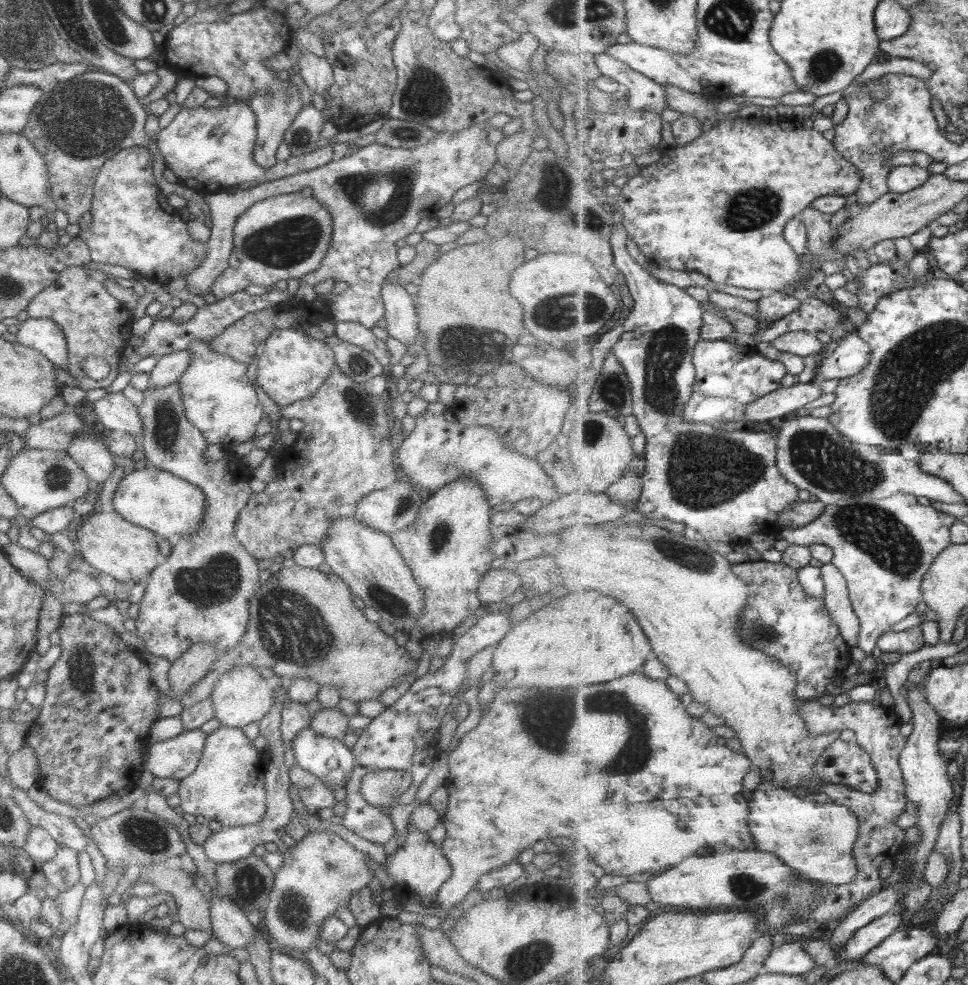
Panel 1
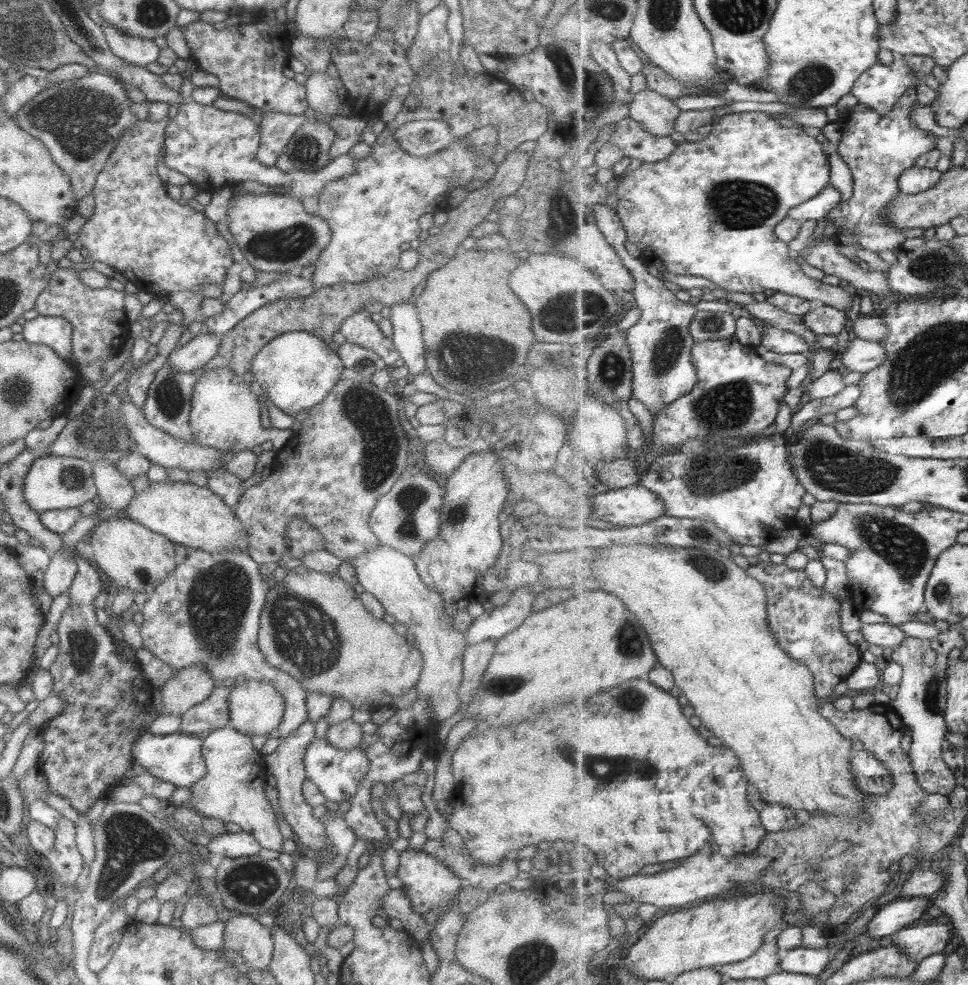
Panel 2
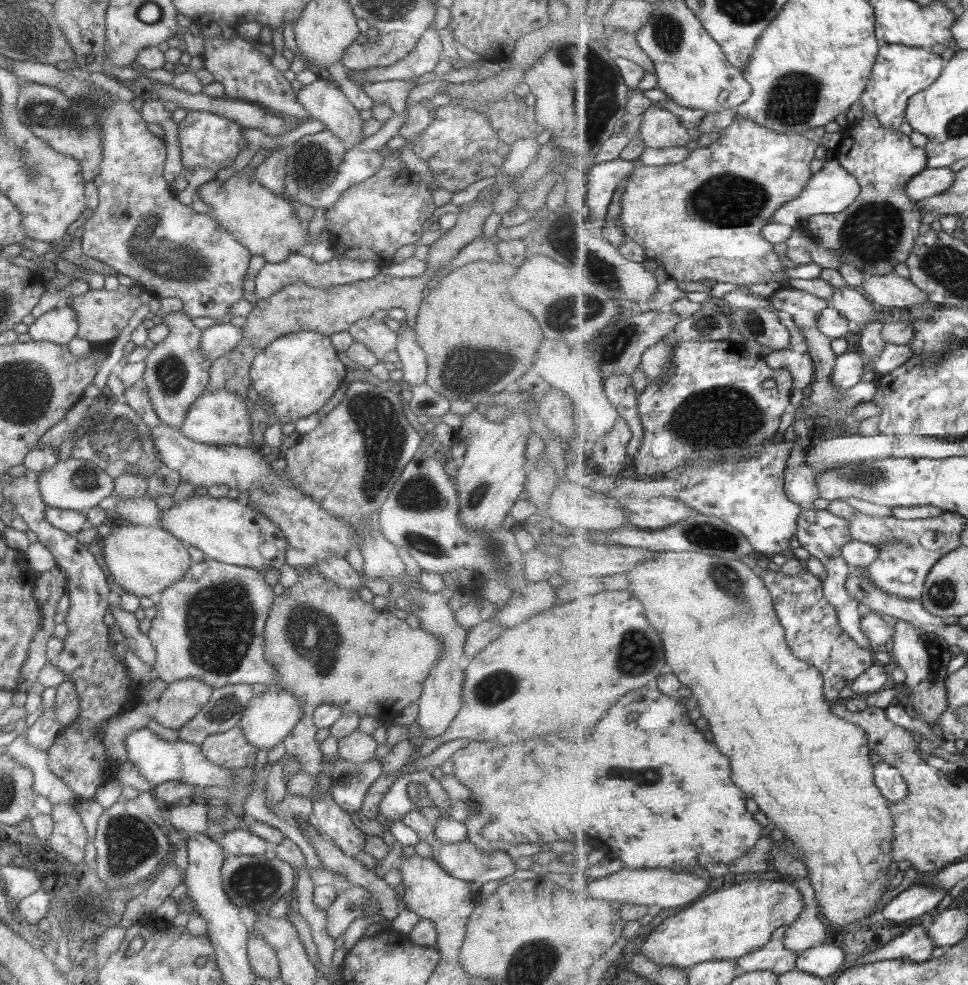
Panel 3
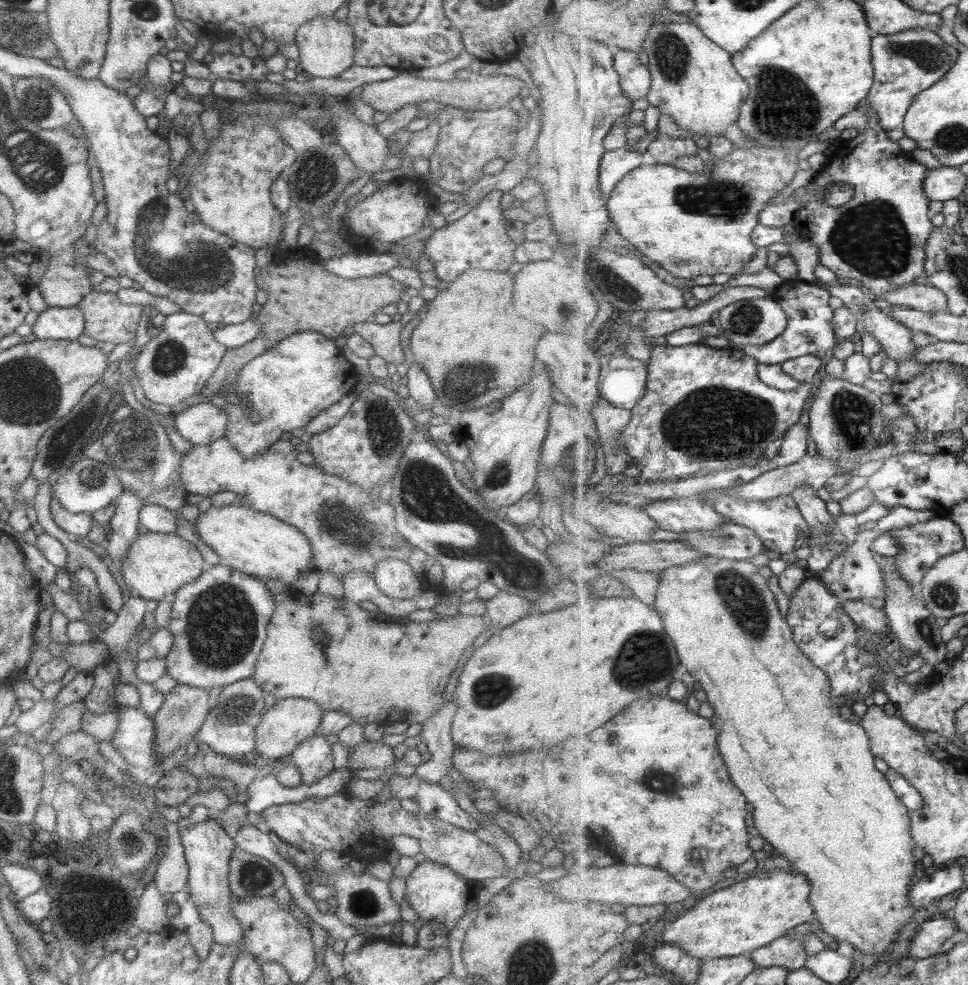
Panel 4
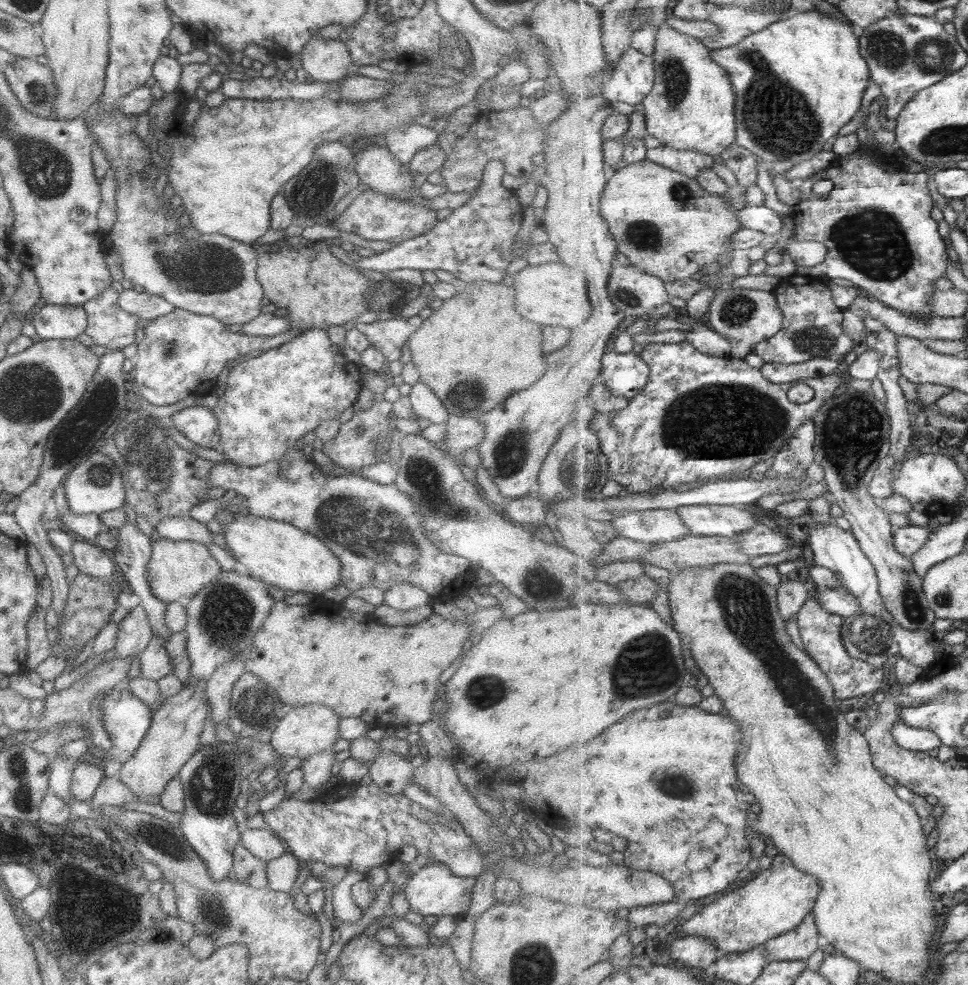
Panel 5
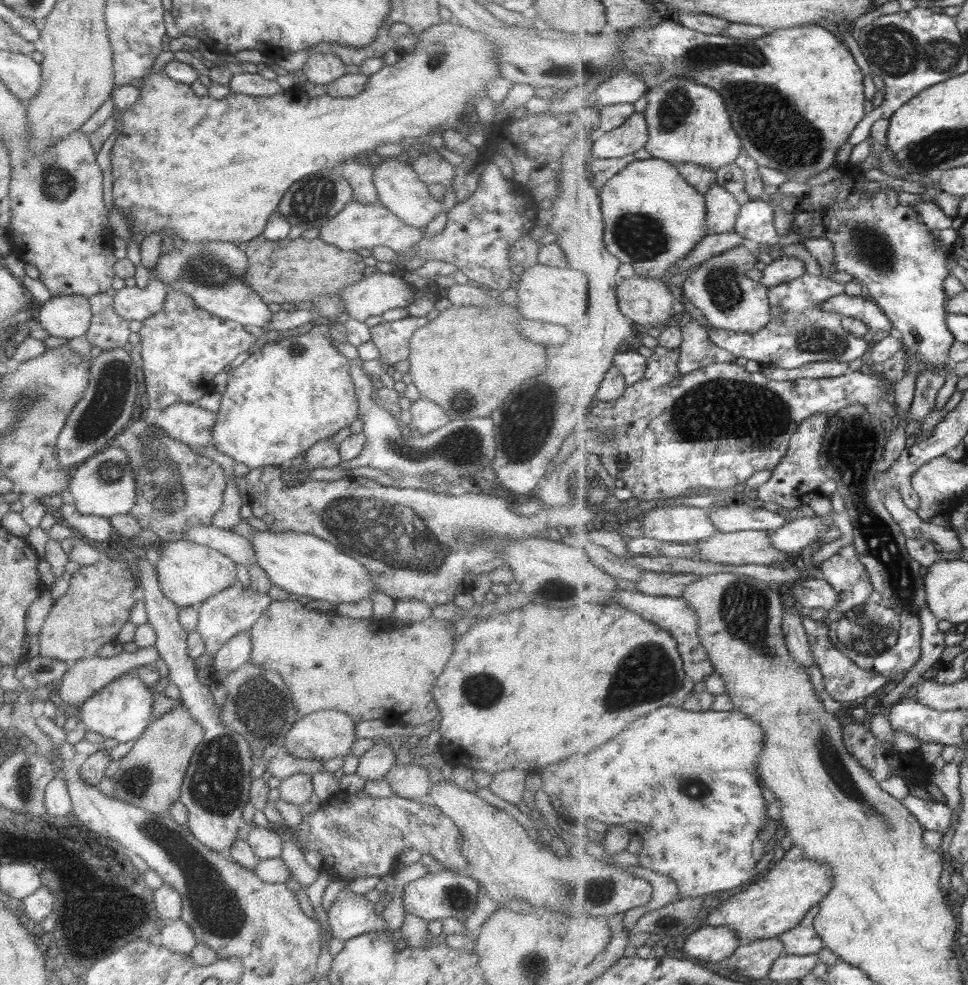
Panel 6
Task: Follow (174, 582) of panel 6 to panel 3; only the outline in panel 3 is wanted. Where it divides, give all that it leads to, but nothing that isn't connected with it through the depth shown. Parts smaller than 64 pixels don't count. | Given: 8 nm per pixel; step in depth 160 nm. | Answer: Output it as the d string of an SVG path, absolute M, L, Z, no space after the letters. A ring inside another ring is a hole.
M129 523L108 524L102 529L98 543L103 549L105 566L111 580L124 592L135 596L153 596L177 582L193 564L187 547L166 530L135 526Z

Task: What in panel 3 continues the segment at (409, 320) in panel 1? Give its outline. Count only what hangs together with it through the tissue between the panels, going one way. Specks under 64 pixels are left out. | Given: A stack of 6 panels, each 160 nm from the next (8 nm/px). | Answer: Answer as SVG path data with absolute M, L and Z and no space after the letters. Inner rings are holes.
M408 326L396 330L395 352L401 364L401 379L410 387L423 384L427 372L425 355L421 348L415 345L414 331Z

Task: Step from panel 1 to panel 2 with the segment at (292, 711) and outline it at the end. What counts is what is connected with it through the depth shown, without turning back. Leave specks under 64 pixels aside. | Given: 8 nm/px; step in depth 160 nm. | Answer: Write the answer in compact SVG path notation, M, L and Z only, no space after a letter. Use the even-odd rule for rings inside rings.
M303 721L295 731L285 738L279 739L279 744L274 752L264 757L264 768L267 774L275 777L277 789L277 808L283 814L283 821L290 827L293 835L297 836L297 844L305 846L309 852L313 852L315 858L320 858L322 854L328 852L328 843L324 834L324 827L317 817L311 815L309 806L302 797L302 784L306 779L303 770L303 754L311 741L315 738L315 726L309 721Z

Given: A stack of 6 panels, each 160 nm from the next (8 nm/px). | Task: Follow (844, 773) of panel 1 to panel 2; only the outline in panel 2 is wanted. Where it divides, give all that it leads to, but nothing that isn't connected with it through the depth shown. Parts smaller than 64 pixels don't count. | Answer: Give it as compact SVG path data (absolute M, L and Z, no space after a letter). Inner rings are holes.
M865 749L853 751L851 772L859 788L871 796L885 796L895 786L894 776L889 768Z

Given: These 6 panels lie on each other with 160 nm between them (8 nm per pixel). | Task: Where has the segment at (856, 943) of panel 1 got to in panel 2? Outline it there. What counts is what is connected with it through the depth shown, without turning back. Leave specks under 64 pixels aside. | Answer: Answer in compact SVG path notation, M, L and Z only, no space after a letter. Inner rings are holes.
M924 896L895 898L877 911L867 925L865 936L892 936L910 925L917 924L925 910L930 908L929 902L931 900Z

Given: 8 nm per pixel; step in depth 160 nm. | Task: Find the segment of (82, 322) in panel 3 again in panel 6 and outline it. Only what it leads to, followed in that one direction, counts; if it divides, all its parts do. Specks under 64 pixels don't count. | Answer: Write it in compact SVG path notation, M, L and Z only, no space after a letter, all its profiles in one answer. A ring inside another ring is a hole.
M110 287L86 298L90 304L91 318L84 337L91 347L101 351L124 347L128 342L127 336L131 334L127 327L128 320L113 312L111 301L114 292Z

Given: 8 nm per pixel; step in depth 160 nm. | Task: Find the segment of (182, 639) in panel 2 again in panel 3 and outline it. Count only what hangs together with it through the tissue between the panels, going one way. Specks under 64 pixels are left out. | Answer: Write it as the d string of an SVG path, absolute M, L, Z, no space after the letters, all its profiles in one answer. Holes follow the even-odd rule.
M207 558L203 559L203 561L200 561L199 563L193 563L188 568L188 571L177 582L170 584L167 586L167 588L164 588L164 590L160 592L160 598L154 604L156 610L155 616L150 620L150 626L146 637L151 641L151 644L156 652L153 664L151 666L155 676L168 685L171 682L181 680L183 678L196 678L212 689L233 684L262 684L269 688L275 687L277 684L276 672L274 672L274 668L268 662L265 662L262 653L264 642L263 622L265 622L265 618L267 618L267 612L269 612L269 607L271 606L274 597L271 589L272 587L263 581L262 572L257 572L256 570L250 569L247 566L227 565L225 563ZM305 712L295 727L289 731L289 735L281 742L285 748L285 755L297 761L299 771L315 777L320 773L319 769L323 763L319 742L315 738L317 730L312 724L312 714Z

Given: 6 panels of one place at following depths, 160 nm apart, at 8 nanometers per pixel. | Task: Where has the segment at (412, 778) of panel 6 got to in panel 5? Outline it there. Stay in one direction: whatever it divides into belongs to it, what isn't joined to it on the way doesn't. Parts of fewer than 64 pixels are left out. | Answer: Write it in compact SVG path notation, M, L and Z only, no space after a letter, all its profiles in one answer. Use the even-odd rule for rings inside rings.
M383 751L367 766L367 776L379 790L387 794L401 794L412 783L413 768L404 757Z

